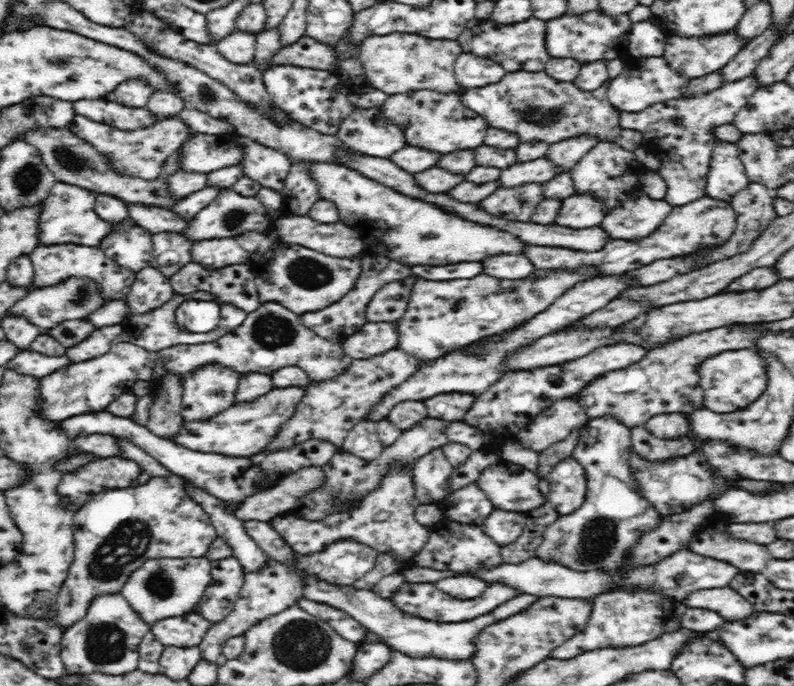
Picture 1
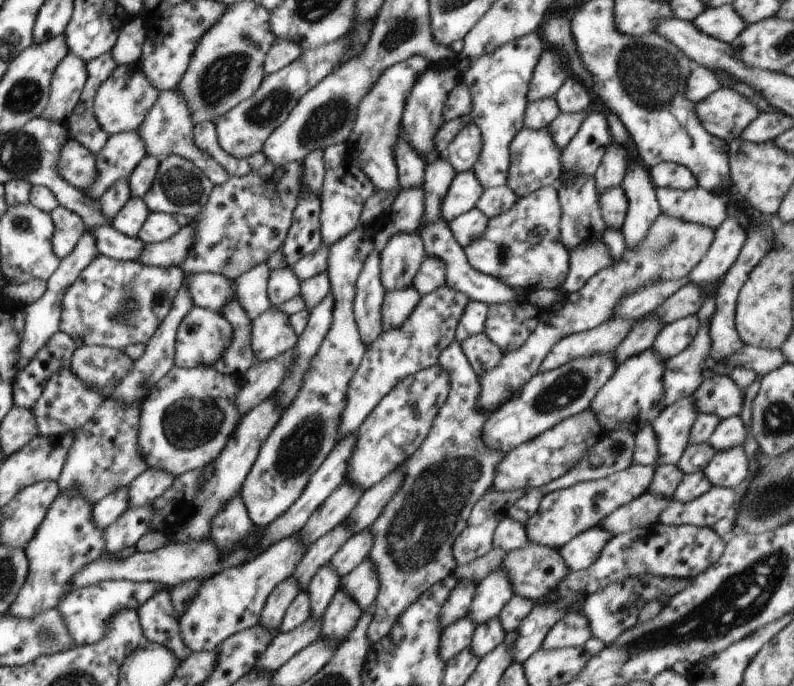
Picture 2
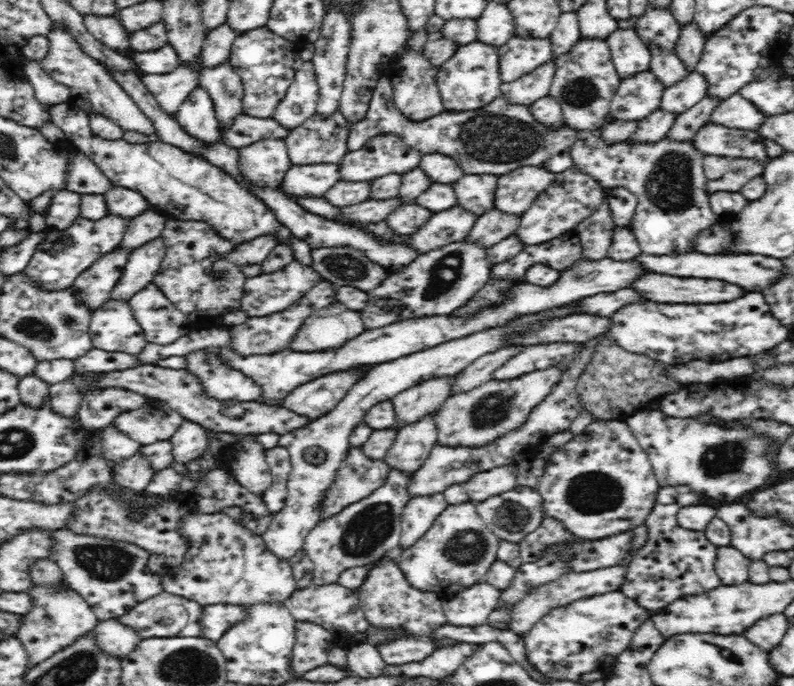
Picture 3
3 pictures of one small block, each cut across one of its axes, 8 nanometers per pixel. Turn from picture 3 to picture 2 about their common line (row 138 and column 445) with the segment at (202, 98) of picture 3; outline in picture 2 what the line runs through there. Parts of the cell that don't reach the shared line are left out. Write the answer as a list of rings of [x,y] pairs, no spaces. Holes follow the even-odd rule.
[[[463,171],[456,174],[452,180],[448,192],[444,194],[444,200],[440,202],[440,216],[446,223],[450,223],[454,218],[473,210],[476,202],[482,196],[482,186],[478,178],[474,178],[474,172]]]

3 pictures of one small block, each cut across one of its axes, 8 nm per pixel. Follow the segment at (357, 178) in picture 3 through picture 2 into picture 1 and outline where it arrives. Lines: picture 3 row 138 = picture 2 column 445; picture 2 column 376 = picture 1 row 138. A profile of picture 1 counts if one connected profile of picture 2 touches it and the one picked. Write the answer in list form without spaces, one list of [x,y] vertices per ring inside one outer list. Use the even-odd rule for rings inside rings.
[[[414,90],[389,97],[379,106],[386,119],[400,127],[406,137],[407,146],[422,148],[440,154],[452,153],[482,146],[486,138],[488,123],[480,114],[464,107],[459,99],[460,91],[444,94],[435,90]]]

